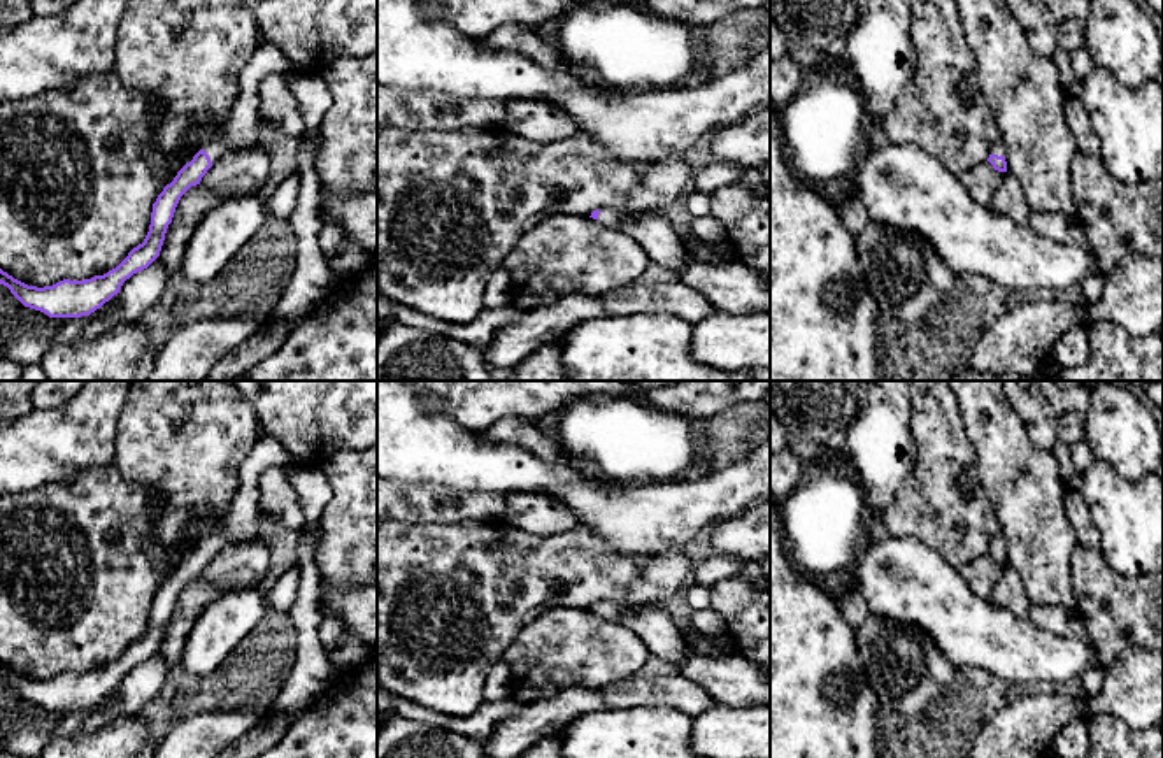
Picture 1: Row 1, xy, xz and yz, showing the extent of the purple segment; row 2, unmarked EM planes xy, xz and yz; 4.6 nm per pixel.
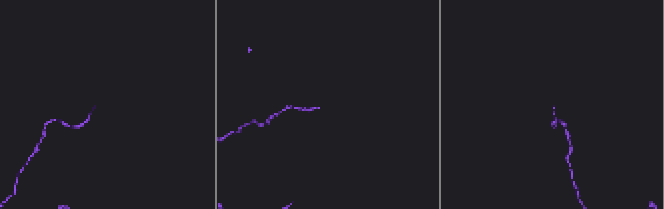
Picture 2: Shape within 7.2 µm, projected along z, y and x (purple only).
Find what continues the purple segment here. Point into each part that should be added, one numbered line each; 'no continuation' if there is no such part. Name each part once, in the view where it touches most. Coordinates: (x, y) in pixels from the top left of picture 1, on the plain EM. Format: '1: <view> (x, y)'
1: xy (241, 522)

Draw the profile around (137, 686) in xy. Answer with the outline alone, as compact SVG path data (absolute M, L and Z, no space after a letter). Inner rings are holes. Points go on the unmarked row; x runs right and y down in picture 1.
M158 649L147 661L126 672L119 686L100 702L89 709L68 711L54 732L53 740L81 739L123 714L139 714L160 691L170 670Z

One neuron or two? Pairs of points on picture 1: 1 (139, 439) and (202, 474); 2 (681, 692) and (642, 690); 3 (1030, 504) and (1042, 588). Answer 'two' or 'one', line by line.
1: one
2: one
3: one

